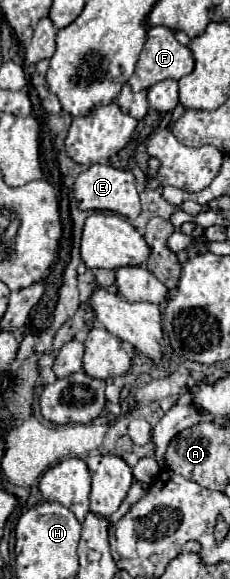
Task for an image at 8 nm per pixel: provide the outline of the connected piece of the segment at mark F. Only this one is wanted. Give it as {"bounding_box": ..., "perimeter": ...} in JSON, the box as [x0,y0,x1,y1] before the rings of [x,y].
{"bounding_box":[129,27,195,91],"perimeter":[[[151,27],[129,85],[133,91],[149,89],[163,79],[181,79],[189,75],[193,65],[195,59],[191,49],[181,45],[169,27]]]}

